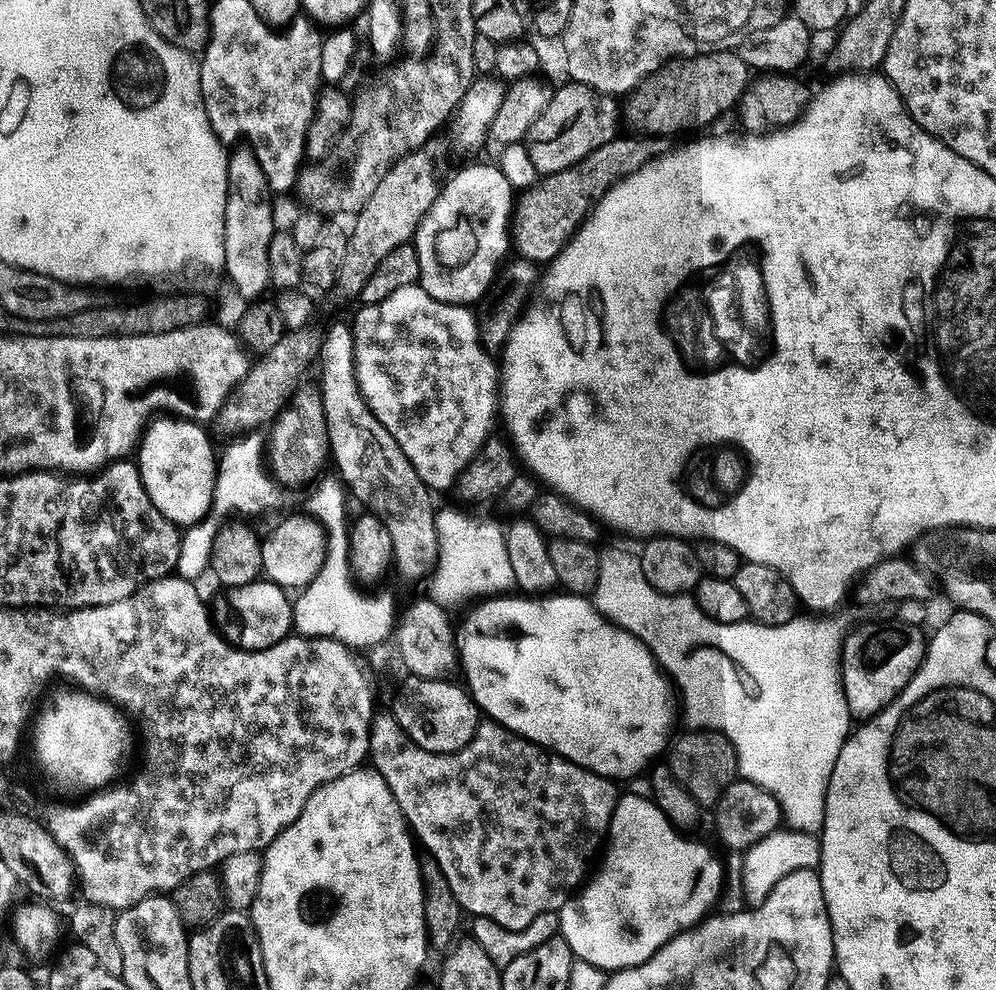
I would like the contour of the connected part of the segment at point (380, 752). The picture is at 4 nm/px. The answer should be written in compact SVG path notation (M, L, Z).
M377 711L373 715L372 725L368 731L368 754L371 767L375 768L378 774L382 774L386 786L390 786L400 807L400 812L404 815L407 827L414 833L415 839L419 841L422 848L422 843L424 843L423 851L427 855L433 856L438 862L446 882L450 882L450 890L454 890L454 898L460 903L461 909L469 917L490 918L494 922L498 922L498 926L506 926L506 930L522 930L522 926L530 926L530 922L534 922L534 918L538 918L538 914L543 912L559 913L561 906L585 883L586 877L589 875L588 863L591 862L592 855L596 851L596 855L601 851L616 809L617 785L609 777L599 776L574 762L564 760L555 752L550 752L548 749L540 747L539 744L535 744L533 740L519 736L517 732L511 732L510 729L504 728L495 720L485 719L481 722L476 727L472 741L462 750L431 752L422 750L422 746L418 746L410 739L391 711Z

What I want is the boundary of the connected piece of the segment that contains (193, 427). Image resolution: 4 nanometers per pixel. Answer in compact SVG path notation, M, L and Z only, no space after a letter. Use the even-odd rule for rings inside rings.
M179 418L155 419L143 435L138 446L140 460L138 467L150 502L158 506L158 510L177 526L191 526L200 523L212 512L212 501L216 494L216 477L218 475L218 456L212 453L212 444L203 432L199 423Z

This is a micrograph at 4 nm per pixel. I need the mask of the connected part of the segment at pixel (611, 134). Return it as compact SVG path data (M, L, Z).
M567 83L553 91L546 110L538 114L526 137L530 162L534 162L534 170L540 176L549 176L574 166L586 158L586 154L598 150L598 146L606 146L606 142L617 139L618 136L616 123L621 123L622 112L618 104L612 101L615 99L585 84Z

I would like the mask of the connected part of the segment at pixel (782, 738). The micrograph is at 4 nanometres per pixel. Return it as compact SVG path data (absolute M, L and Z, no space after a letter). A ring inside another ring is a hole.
M608 548L600 552L600 574L594 593L594 607L605 620L610 620L619 628L624 628L630 635L637 636L649 648L652 655L656 657L657 664L660 665L661 669L666 670L667 675L675 682L679 693L681 690L684 694L682 712L683 715L684 712L688 715L688 720L692 723L689 725L696 730L711 730L722 733L728 739L729 744L734 746L739 775L743 779L762 786L762 790L766 790L771 794L778 802L780 811L785 817L794 815L796 808L823 809L824 799L828 793L828 783L832 777L834 766L838 762L838 754L850 735L850 727L848 728L850 713L848 703L844 697L844 682L842 679L842 653L846 639L846 629L844 630L842 621L829 620L832 618L826 614L821 616L804 614L808 616L801 615L782 626L770 626L769 624L757 624L755 622L720 624L718 621L709 618L696 605L696 601L691 595L667 596L665 592L660 592L654 586L650 586L639 559L635 555L632 557L630 553L623 552L620 548Z

